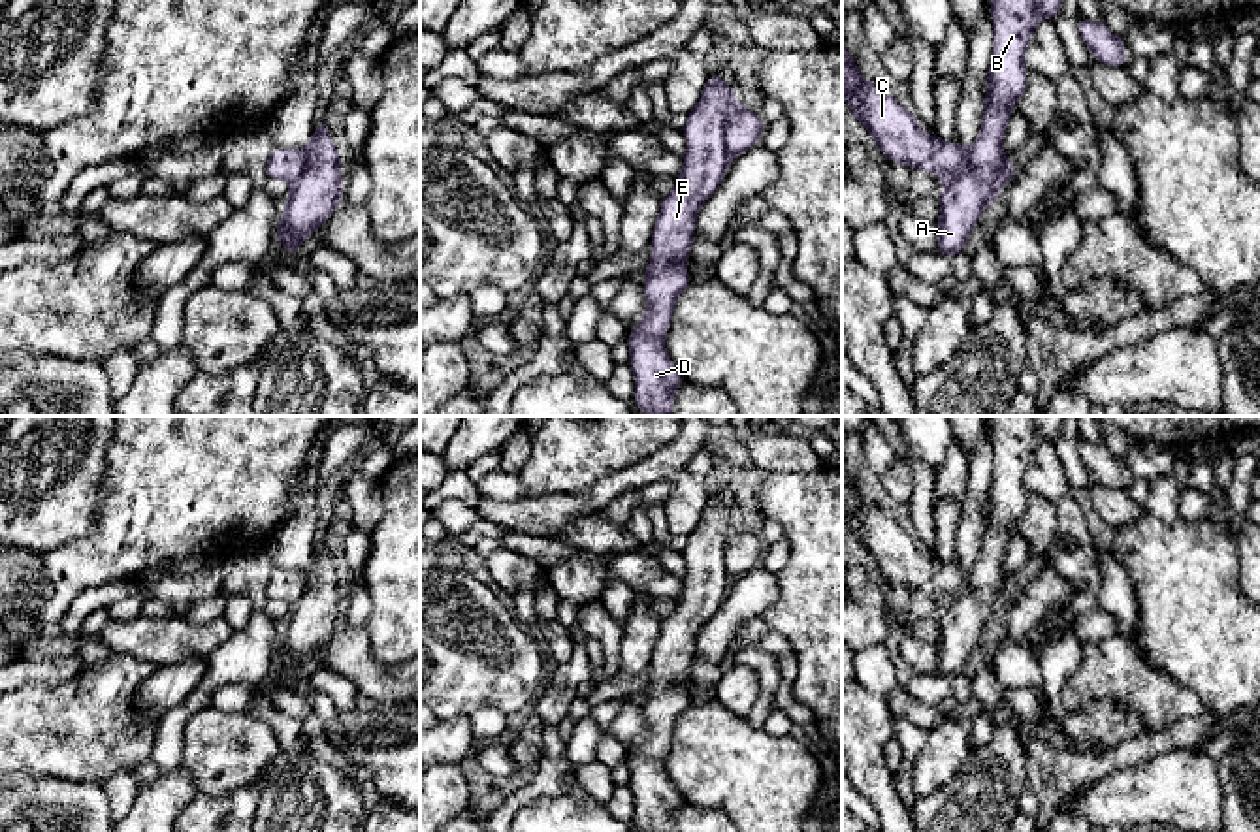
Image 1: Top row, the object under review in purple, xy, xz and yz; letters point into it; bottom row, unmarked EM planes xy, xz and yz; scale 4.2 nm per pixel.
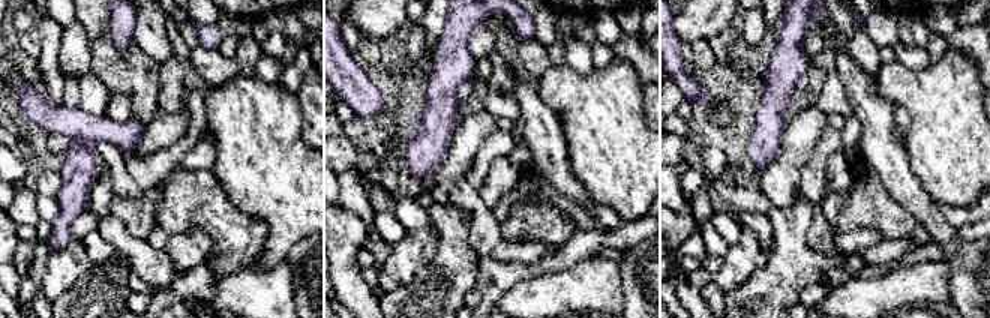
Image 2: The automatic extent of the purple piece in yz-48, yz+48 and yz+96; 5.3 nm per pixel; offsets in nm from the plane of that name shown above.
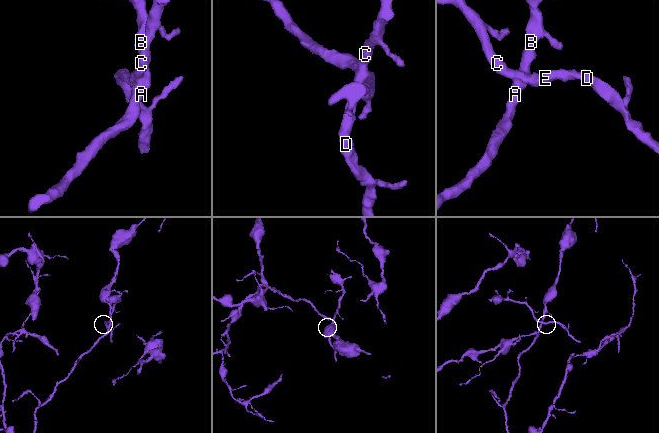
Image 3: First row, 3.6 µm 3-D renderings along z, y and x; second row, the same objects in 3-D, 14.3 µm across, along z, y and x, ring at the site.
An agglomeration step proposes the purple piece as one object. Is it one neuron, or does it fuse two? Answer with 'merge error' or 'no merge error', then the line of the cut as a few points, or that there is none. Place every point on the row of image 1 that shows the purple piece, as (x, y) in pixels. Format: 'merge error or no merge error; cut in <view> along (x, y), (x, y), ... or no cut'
merge error; cut in xz along (737, 104), (726, 121), (726, 153), (729, 159)

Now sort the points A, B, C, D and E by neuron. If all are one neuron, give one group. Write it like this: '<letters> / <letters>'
A B / C D E

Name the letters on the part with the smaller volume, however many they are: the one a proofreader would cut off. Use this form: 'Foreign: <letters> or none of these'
Foreign: C, D, E

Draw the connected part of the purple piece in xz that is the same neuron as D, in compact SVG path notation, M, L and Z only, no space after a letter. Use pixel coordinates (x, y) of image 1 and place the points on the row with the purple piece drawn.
M718 72L710 73L682 130L687 151L678 184L661 200L661 213L654 224L652 260L642 282L646 316L625 337L631 348L627 365L635 375L631 403L650 416L669 416L674 410L672 393L684 382L663 339L678 296L691 284L686 260L691 254L697 213L718 190L731 162L725 151L725 120L735 105L733 85L721 81Z

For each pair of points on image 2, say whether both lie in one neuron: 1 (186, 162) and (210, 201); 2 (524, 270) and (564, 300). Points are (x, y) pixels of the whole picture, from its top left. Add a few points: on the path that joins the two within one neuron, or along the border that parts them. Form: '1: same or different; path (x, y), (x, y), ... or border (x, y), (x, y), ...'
1: different; border (179, 164), (188, 170), (209, 170)
2: different; border (569, 269), (521, 279), (503, 294)

